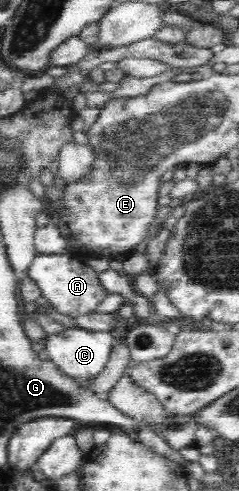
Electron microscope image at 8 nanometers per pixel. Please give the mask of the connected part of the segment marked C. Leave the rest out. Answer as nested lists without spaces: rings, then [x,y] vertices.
[[[77,327],[66,328],[65,331],[56,332],[55,335],[47,335],[47,343],[44,348],[59,371],[79,383],[84,383],[84,380],[92,380],[105,369],[105,365],[111,357],[113,345],[115,345],[115,337],[110,332],[87,331]]]

